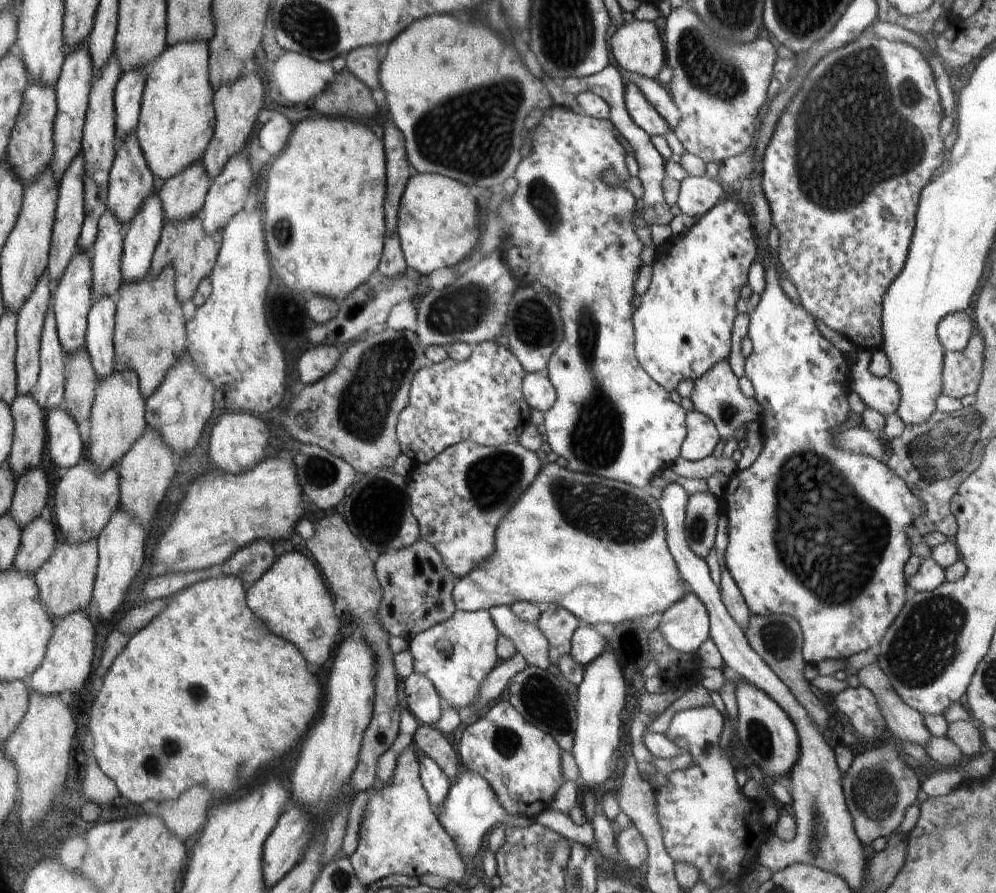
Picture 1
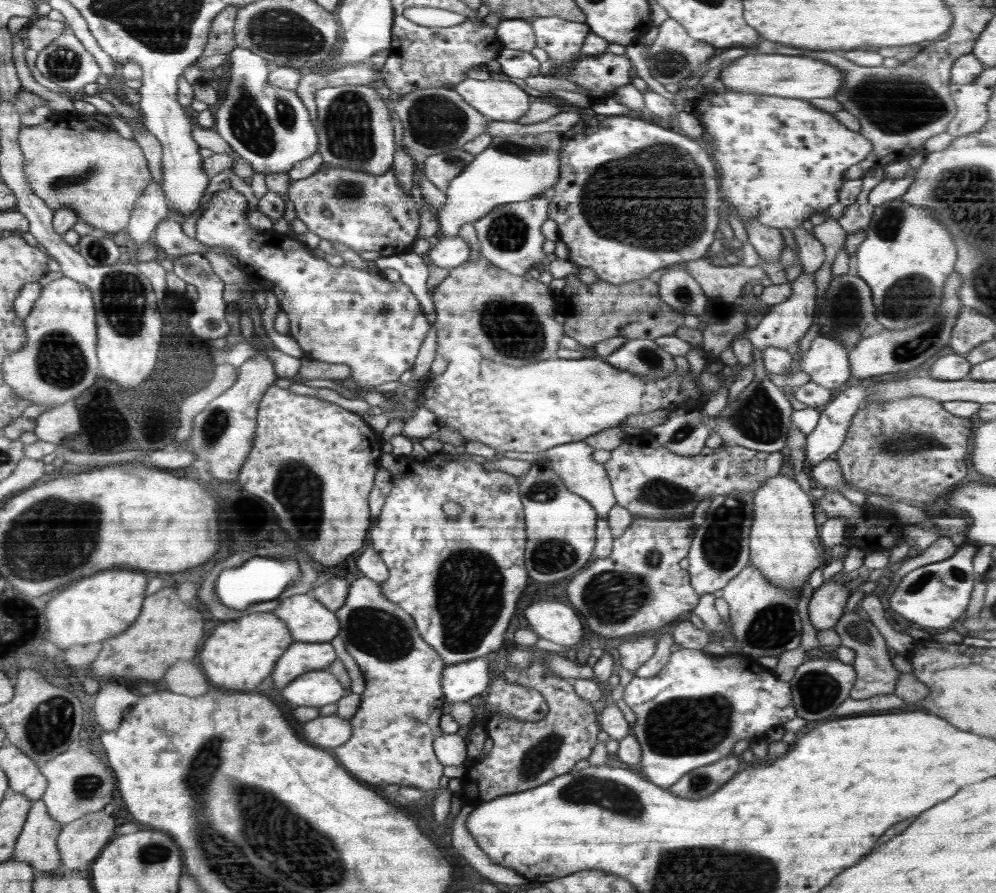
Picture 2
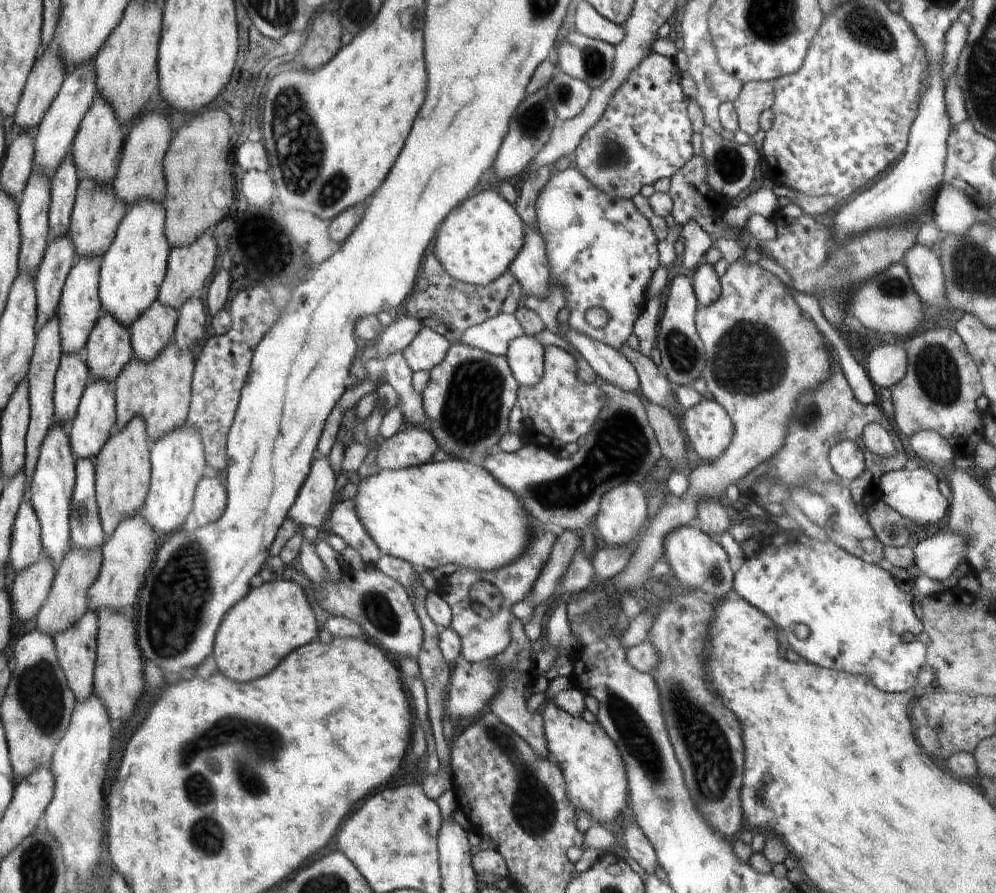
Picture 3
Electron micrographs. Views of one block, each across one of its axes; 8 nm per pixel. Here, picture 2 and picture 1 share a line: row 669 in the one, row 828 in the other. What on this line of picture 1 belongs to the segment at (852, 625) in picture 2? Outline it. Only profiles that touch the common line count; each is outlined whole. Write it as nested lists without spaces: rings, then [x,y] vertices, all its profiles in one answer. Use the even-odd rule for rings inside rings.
[[[890,736],[885,737],[884,740],[880,740],[880,742],[876,742],[876,743],[880,743],[882,745],[878,747],[874,746],[870,750],[866,748],[864,752],[862,753],[854,752],[853,762],[849,770],[847,771],[846,776],[841,777],[841,785],[842,785],[843,795],[846,802],[845,805],[847,806],[847,810],[850,813],[850,816],[853,820],[856,836],[858,836],[858,838],[864,844],[871,844],[873,840],[876,840],[876,838],[879,838],[880,836],[889,837],[890,835],[892,835],[894,831],[896,830],[896,828],[900,826],[900,824],[902,823],[902,820],[904,820],[904,813],[906,812],[906,808],[918,802],[922,796],[922,793],[920,790],[921,788],[921,778],[919,777],[920,772],[918,770],[913,770],[912,767],[904,760],[904,758],[902,758],[899,751],[896,749],[896,745],[892,742],[892,740],[890,740]]]

